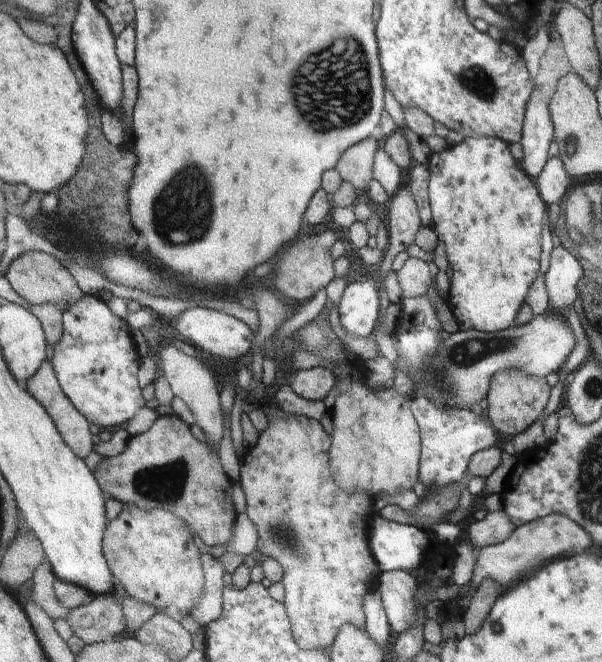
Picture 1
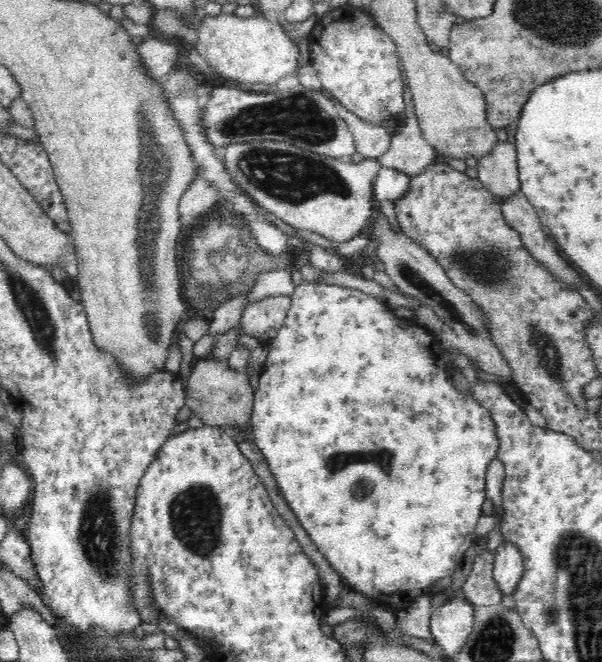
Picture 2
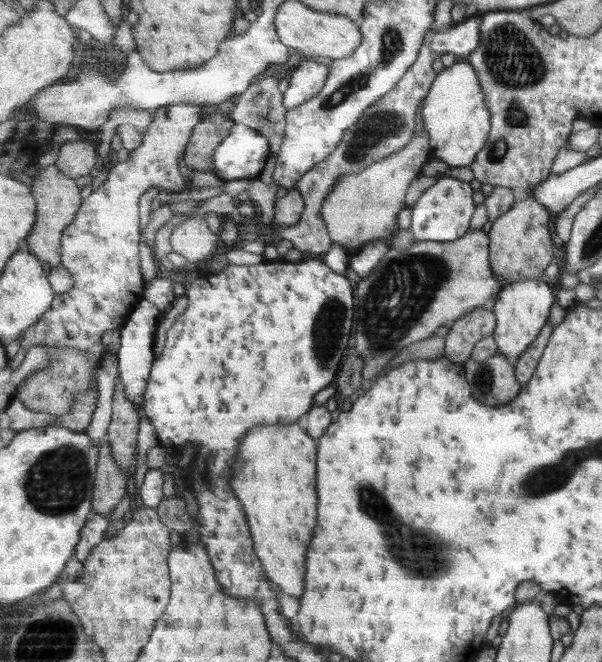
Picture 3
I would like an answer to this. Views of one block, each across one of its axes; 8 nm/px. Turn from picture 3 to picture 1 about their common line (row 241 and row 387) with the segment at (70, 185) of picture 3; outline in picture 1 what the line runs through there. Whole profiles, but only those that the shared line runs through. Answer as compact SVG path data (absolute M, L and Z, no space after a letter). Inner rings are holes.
M45 360L39 371L28 381L26 388L48 410L48 414L56 422L57 429L60 430L61 437L64 438L65 443L81 459L87 459L87 456L93 452L93 434L89 430L90 421L65 395L63 388L60 386L60 381L57 379L56 369L51 361Z

